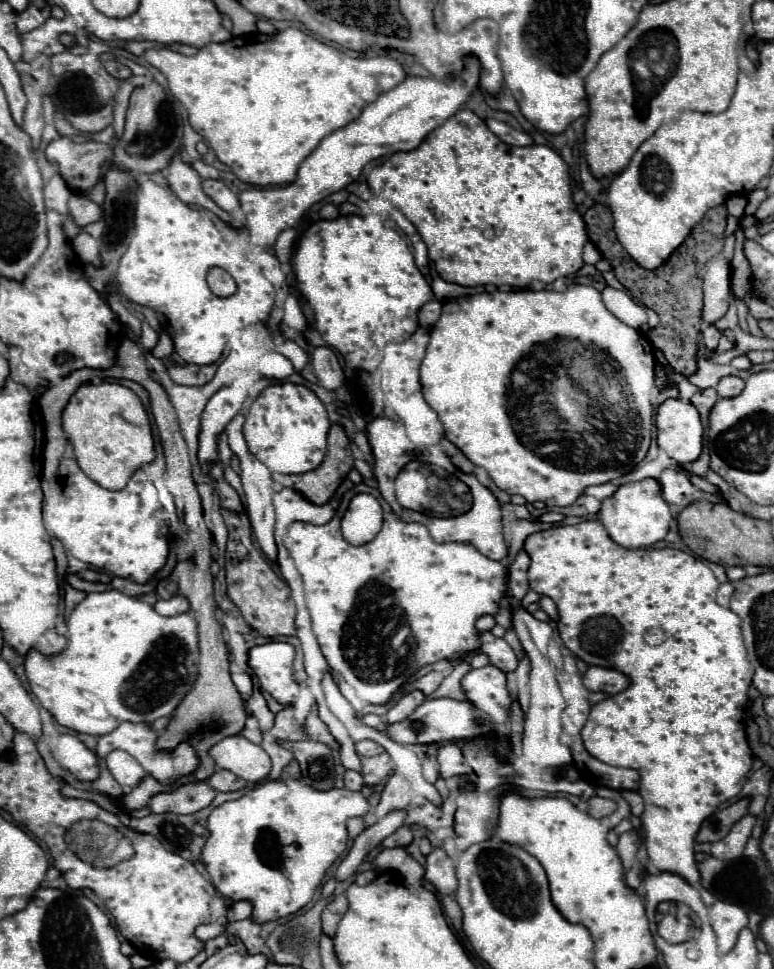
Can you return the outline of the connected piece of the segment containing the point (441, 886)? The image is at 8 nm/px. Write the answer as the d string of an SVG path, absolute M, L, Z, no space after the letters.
M433 849L431 855L427 855L425 875L429 883L433 883L435 890L441 896L453 895L457 889L457 877L455 877L455 863L447 857L443 849Z

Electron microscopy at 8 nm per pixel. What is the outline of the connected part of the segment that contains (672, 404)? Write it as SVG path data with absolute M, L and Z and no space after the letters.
M667 399L657 411L657 443L679 465L693 463L703 449L703 425L693 403Z

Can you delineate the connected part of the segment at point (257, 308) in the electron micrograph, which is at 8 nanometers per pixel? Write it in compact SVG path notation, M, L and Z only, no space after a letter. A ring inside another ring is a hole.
M149 179L139 183L139 201L137 201L137 211L135 211L135 237L129 243L129 249L125 251L125 259L121 259L119 269L117 269L117 285L119 291L133 303L145 305L155 309L159 323L165 325L165 333L171 335L175 343L175 351L185 363L193 365L211 365L215 363L223 347L229 339L229 335L237 329L243 329L247 325L253 325L257 321L267 321L269 313L273 309L273 299L275 299L275 289L273 285L263 277L261 267L253 263L252 248L245 234L238 229L222 224L220 219L210 211L187 205L179 201L179 197L169 189L161 187ZM223 265L225 271L233 275L237 281L237 293L227 299L219 299L211 293L207 287L207 273L209 269Z

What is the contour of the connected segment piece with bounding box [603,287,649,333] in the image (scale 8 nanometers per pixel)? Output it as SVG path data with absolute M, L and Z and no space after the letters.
M605 287L603 289L603 301L605 301L605 307L623 323L627 323L629 327L633 329L639 329L639 331L649 331L649 325L647 325L647 315L645 315L645 309L635 303L629 293L625 291L619 291L619 289L613 289L613 287Z

